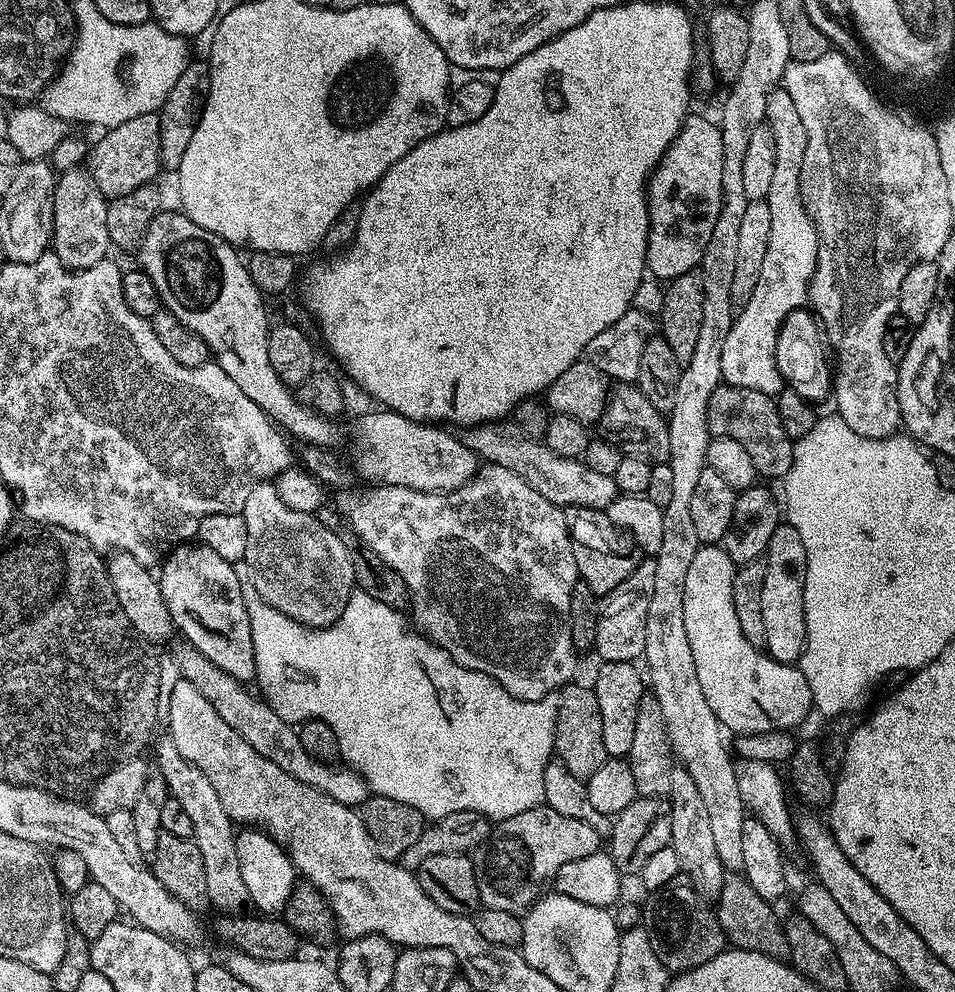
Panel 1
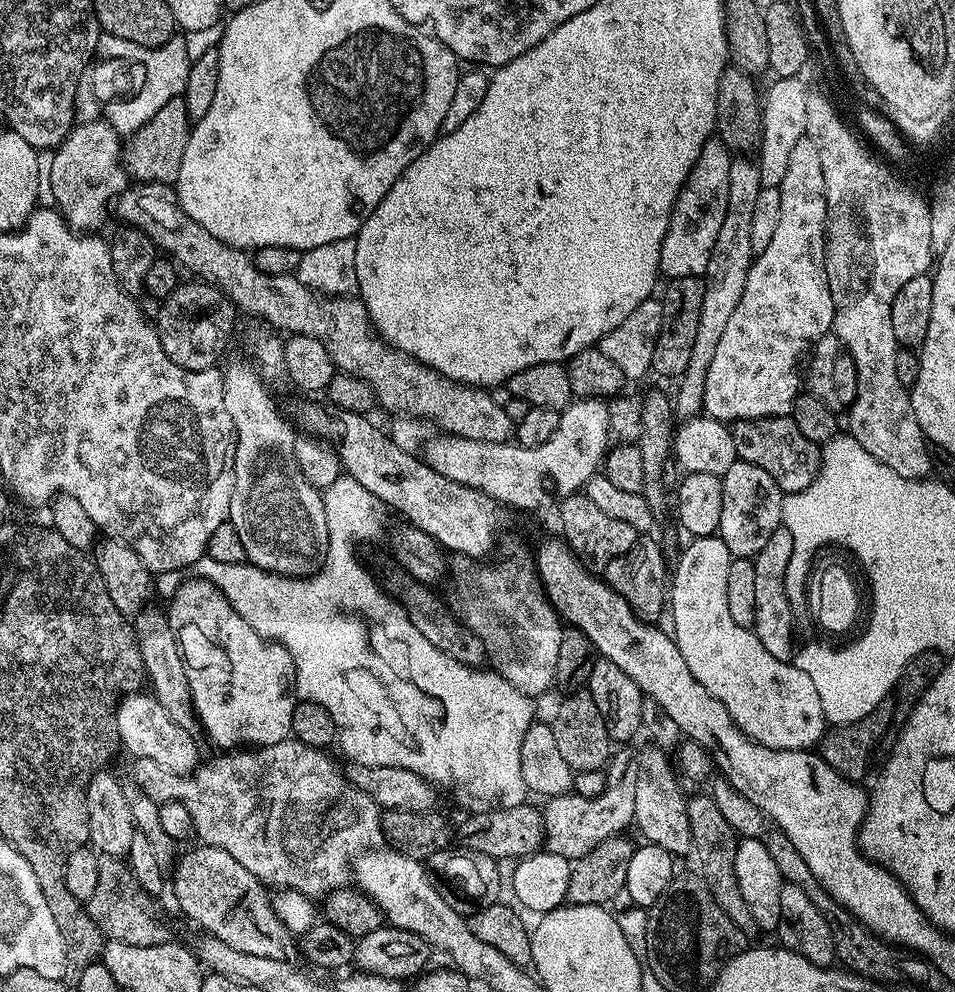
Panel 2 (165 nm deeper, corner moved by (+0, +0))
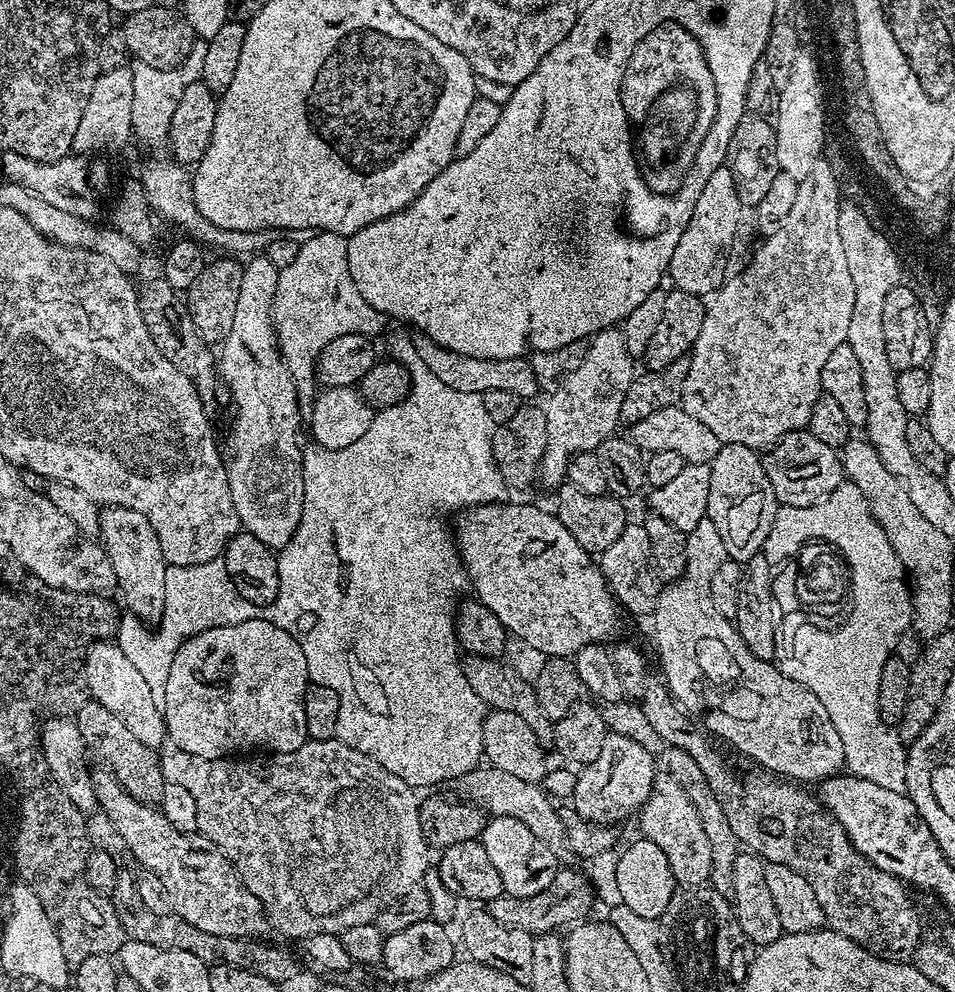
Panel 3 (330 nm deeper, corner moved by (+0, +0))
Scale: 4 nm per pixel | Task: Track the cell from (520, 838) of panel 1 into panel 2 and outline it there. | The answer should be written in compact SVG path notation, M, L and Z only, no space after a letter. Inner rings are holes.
M620 756L607 765L607 784L598 797L582 797L577 794L554 796L542 808L547 851L564 856L570 861L581 860L602 842L621 835L624 827L635 821L634 796L638 777L637 757Z

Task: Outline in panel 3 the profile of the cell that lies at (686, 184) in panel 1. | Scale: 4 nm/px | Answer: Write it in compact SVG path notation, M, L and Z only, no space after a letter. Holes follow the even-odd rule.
M716 168L714 174L706 178L706 186L702 186L702 194L698 194L694 202L694 210L668 263L666 276L669 281L673 280L671 283L675 287L698 297L703 297L704 292L715 293L722 283L722 276L715 272L716 263L719 262L720 255L731 246L732 239L740 228L740 212L742 213L742 205L731 168Z

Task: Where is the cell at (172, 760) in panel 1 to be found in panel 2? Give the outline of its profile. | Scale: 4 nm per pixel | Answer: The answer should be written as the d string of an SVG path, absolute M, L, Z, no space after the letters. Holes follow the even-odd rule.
M151 694L125 696L116 709L116 721L123 751L128 751L136 760L150 758L158 762L158 766L166 766L181 774L195 769L201 763L200 748L192 737L193 733L178 726Z

